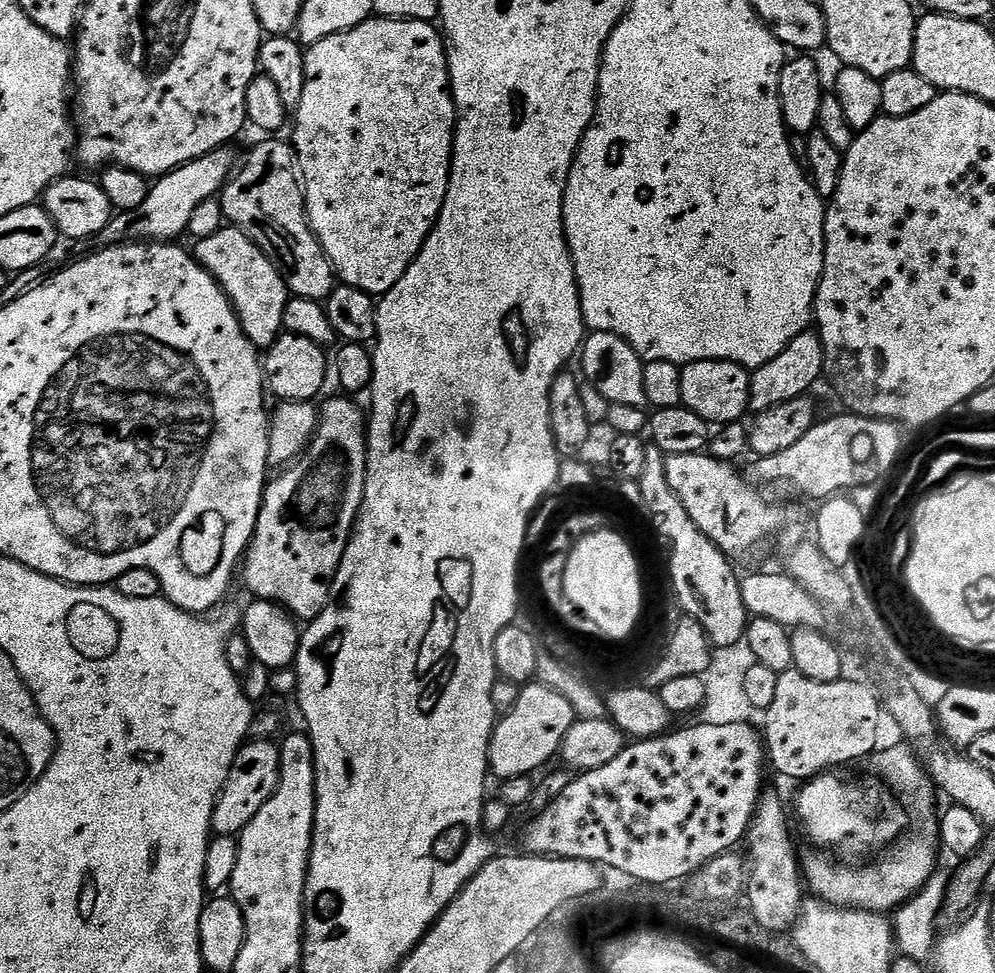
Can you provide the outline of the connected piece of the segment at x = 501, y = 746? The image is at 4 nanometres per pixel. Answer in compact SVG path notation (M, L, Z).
M539 682L521 687L518 702L510 714L499 717L492 732L492 741L488 747L488 767L497 781L503 782L519 776L532 776L560 751L562 742L577 719L575 710L554 690Z

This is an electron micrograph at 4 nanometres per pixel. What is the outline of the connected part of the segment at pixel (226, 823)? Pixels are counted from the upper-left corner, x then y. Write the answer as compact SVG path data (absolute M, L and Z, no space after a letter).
M252 740L245 743L234 758L234 766L228 781L220 792L220 800L212 815L212 831L218 836L239 837L244 828L252 821L254 814L270 802L270 798L280 785L280 750L271 740Z

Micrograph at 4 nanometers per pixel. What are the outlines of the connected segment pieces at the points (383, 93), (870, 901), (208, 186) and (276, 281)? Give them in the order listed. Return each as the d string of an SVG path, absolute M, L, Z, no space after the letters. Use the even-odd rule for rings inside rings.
M369 18L356 28L339 32L311 45L304 54L304 73L308 81L302 90L302 102L294 110L294 151L298 175L304 189L308 226L331 260L337 277L352 288L360 288L369 296L379 298L400 281L402 274L406 274L406 270L412 265L412 259L420 253L424 240L432 233L436 219L440 216L448 193L448 180L452 177L452 137L456 130L456 103L452 101L444 37L438 31L437 25L427 20Z
M881 747L871 757L870 763L876 767L877 773L875 772L875 775L895 793L899 803L903 807L905 804L924 823L924 829L917 836L908 836L904 841L901 839L891 849L891 852L893 851L892 860L878 865L877 868L849 866L820 850L813 851L813 856L803 857L802 880L807 891L815 899L824 901L836 908L888 914L899 908L907 900L912 899L913 896L917 896L924 889L924 883L932 877L933 872L937 871L938 807L936 808L935 802L932 801L934 785L925 765L918 759L917 753L911 747L903 747Z
M231 147L215 148L202 158L175 168L174 171L159 177L149 187L146 202L129 212L113 215L112 221L98 237L104 246L113 244L139 244L141 242L176 242L187 233L190 217L201 202L219 197L224 185L232 179L237 167L236 156Z
M231 226L220 228L210 238L195 241L194 255L228 295L246 338L257 350L271 348L284 332L286 302L290 298L284 275L274 267L271 258L241 228Z

